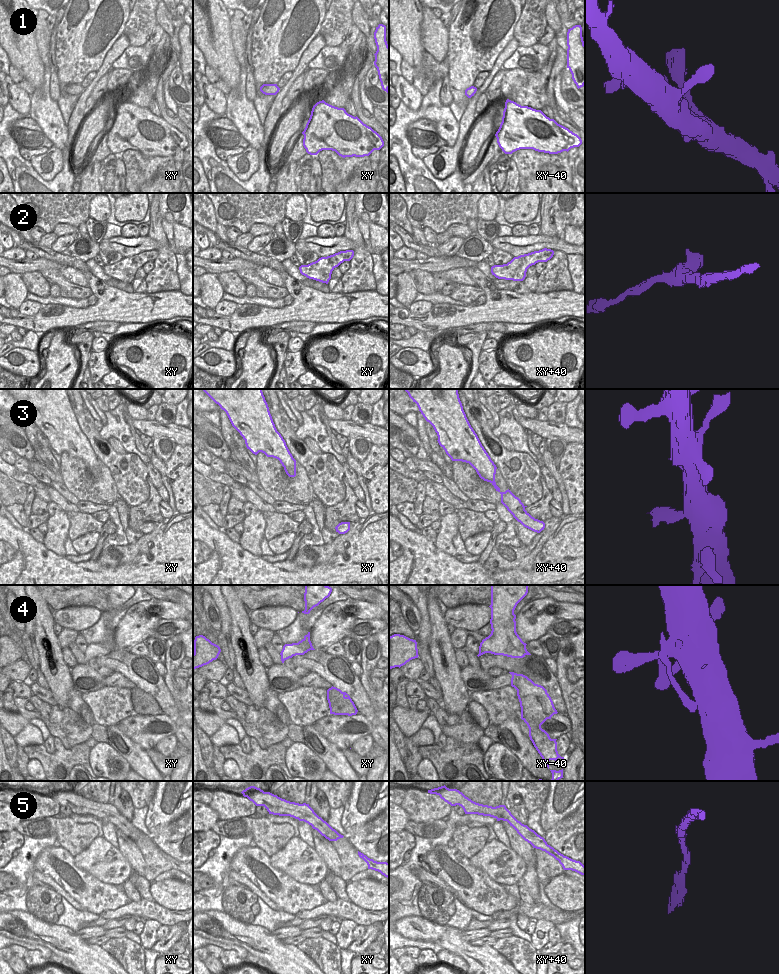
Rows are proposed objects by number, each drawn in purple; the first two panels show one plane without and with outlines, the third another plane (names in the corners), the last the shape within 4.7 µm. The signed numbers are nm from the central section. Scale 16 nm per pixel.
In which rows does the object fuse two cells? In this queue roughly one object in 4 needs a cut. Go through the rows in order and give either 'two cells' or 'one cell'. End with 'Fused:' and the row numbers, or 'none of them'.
1: one cell
2: one cell
3: one cell
4: one cell
5: one cell
Fused: none of them

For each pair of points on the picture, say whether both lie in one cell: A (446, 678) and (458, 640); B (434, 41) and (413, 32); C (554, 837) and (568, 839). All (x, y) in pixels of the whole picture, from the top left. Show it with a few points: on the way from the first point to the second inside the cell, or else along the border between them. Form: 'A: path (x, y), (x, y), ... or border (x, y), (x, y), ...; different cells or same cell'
A: border (450, 635), (445, 648), (454, 653); different cells
B: border (422, 12), (421, 45), (425, 50); different cells
C: path (557, 837), (565, 837); same cell

